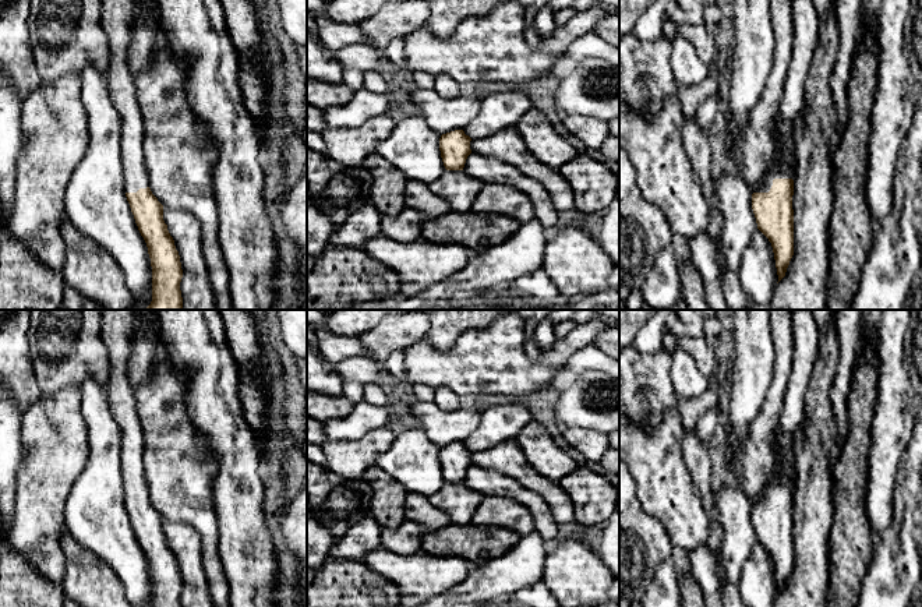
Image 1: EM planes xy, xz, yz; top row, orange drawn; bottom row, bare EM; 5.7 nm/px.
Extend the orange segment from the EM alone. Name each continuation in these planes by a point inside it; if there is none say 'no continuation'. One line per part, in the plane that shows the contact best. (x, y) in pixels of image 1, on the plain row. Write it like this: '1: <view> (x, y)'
1: yz (779, 482)

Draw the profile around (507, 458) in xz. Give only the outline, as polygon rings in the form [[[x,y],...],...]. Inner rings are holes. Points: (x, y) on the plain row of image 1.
[[[511,438],[490,449],[470,454],[473,466],[492,469],[517,480],[523,487],[538,494],[550,507],[554,519],[569,523],[575,519],[573,502],[569,495],[548,479],[544,479],[526,459],[522,448]]]

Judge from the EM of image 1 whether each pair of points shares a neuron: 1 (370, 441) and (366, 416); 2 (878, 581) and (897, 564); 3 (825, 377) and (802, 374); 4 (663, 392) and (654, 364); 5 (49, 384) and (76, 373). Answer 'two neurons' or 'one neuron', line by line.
1: two neurons
2: one neuron
3: two neurons
4: one neuron
5: one neuron

